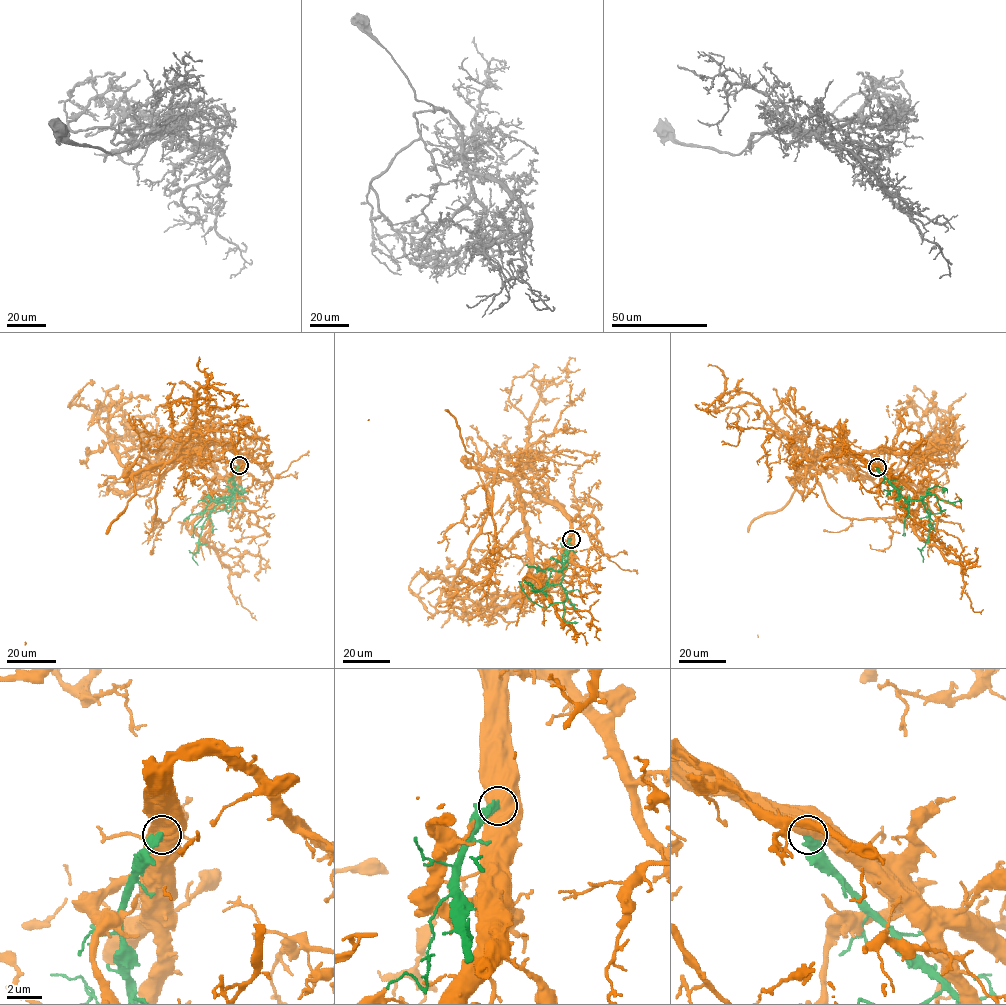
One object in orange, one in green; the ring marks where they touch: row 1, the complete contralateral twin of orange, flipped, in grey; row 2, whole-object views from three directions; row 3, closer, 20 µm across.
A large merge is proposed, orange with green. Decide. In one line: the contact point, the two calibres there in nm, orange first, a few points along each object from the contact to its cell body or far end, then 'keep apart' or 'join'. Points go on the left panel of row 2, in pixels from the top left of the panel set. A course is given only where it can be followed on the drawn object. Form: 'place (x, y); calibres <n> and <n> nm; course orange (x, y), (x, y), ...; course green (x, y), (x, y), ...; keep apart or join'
place (239, 465); calibres 850 and 460 nm; course orange (239, 465), (225, 444), (206, 444), (142, 476), (111, 446), (108, 410), (145, 398), (144, 418), (125, 429); course green (239, 465), (229, 507), (183, 520); keep apart

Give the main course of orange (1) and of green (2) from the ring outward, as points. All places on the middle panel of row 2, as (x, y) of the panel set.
1: (571, 538), (557, 507), (497, 471), (450, 588), (447, 578), (484, 557), (476, 549), (463, 560)
2: (571, 538), (566, 547), (567, 561), (562, 568), (561, 586), (567, 599), (541, 607), (528, 597), (518, 581)

